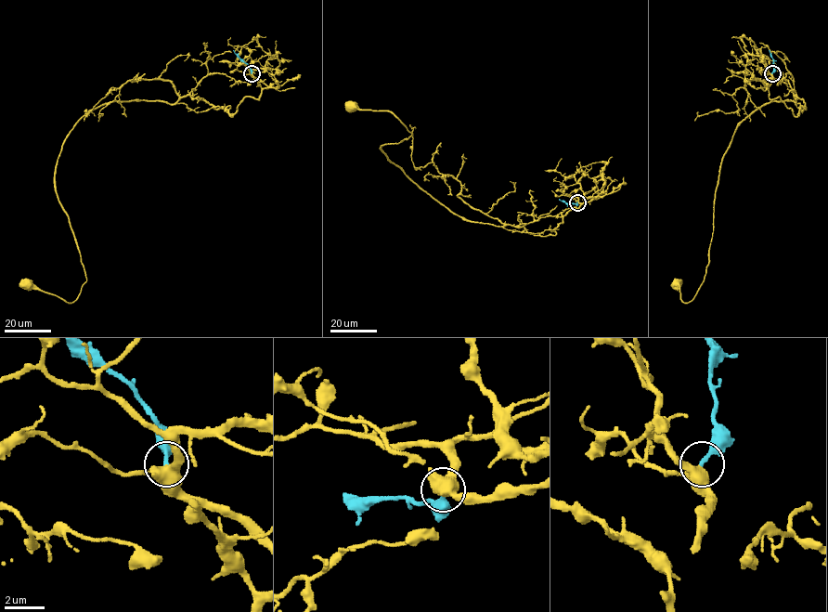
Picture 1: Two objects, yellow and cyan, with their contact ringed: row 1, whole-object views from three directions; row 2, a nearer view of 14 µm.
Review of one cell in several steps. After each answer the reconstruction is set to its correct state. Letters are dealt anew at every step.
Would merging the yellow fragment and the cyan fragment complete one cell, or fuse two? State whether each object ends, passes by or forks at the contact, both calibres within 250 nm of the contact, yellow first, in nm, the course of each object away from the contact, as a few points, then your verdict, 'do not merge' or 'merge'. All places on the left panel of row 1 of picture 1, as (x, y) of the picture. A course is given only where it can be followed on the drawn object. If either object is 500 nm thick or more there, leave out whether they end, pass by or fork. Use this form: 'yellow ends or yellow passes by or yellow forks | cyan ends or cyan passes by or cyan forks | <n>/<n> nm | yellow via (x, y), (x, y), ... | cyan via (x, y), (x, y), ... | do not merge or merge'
yellow forks | cyan ends | 440/240 nm | yellow via (251, 73), (267, 86), (232, 116), (140, 100), (86, 112), (55, 176), (86, 281), (71, 303), (24, 282) | cyan via (252, 73), (250, 68), (233, 50) | merge

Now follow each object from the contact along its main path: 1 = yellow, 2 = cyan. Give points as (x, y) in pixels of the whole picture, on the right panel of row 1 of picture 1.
1: (772, 73), (770, 99), (803, 111), (770, 101), (737, 126), (704, 281), (688, 303), (675, 282)
2: (772, 73), (772, 58), (769, 50)

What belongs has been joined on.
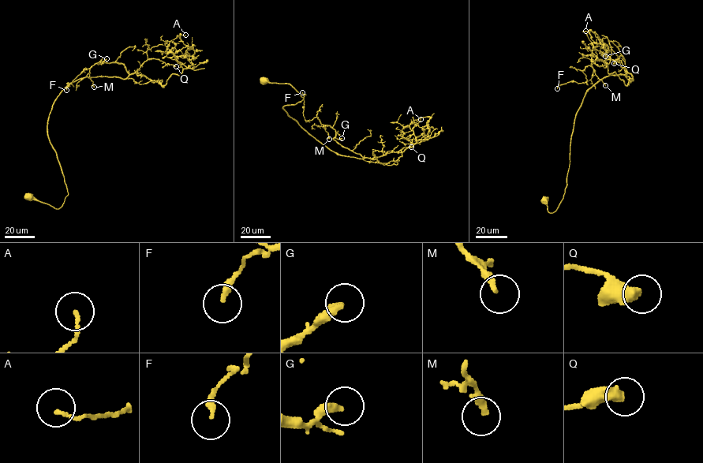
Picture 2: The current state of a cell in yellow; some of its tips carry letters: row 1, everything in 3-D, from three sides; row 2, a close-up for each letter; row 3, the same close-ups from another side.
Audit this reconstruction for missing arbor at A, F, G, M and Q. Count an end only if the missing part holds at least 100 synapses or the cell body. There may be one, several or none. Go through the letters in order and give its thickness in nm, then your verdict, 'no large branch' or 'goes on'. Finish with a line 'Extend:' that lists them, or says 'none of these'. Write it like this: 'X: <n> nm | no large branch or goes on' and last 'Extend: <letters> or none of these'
A: 130 nm | no large branch
F: 240 nm | no large branch
G: 320 nm | no large branch
M: 280 nm | no large branch
Q: 500 nm | no large branch
Extend: none of these

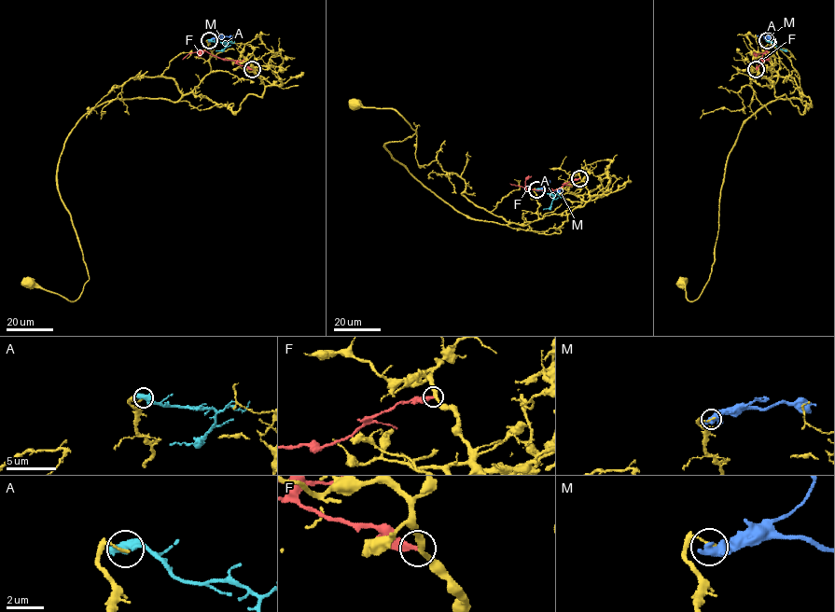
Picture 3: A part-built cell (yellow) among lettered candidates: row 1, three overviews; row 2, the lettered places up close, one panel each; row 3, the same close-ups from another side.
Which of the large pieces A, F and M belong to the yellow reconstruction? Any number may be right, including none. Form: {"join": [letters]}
{"join": []}

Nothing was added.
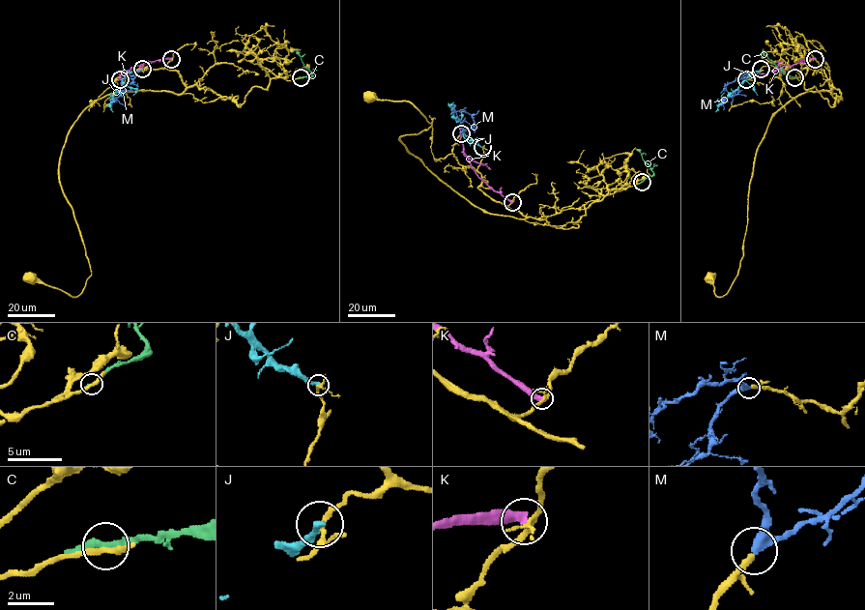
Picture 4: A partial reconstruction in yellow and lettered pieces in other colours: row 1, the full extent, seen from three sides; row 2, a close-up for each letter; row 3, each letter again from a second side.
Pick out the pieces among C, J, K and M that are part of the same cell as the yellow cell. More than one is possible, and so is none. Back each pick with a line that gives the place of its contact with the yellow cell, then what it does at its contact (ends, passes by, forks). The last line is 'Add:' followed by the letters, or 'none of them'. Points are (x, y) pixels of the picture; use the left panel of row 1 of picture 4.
M: (120, 79) | it passes by
Add: M

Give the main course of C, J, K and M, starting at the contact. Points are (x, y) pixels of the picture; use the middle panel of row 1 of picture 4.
C: (642, 182), (653, 171), (635, 149)
J: (482, 147), (464, 133), (462, 125), (453, 115), (453, 102)
K: (512, 202), (478, 177), (464, 153), (459, 128)
M: (461, 133), (461, 121), (451, 110)

